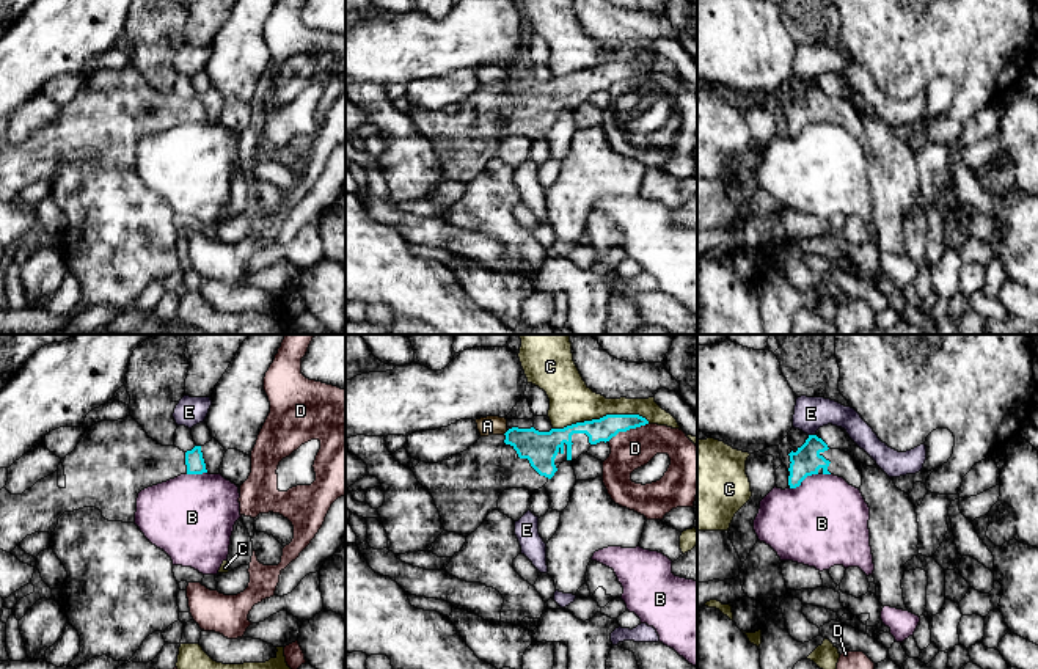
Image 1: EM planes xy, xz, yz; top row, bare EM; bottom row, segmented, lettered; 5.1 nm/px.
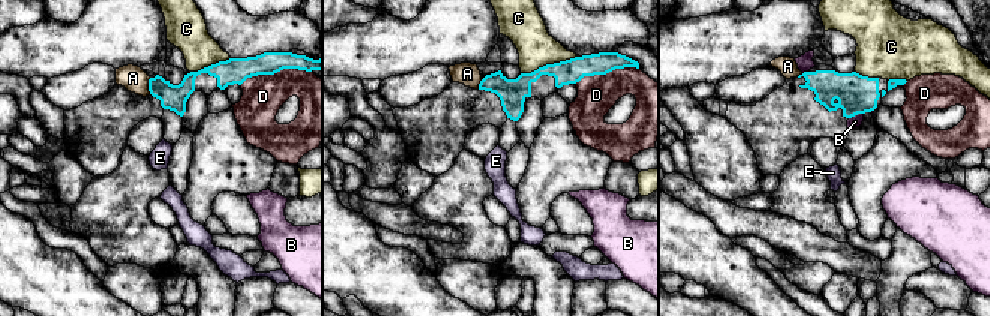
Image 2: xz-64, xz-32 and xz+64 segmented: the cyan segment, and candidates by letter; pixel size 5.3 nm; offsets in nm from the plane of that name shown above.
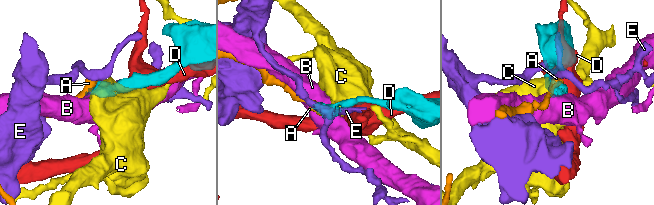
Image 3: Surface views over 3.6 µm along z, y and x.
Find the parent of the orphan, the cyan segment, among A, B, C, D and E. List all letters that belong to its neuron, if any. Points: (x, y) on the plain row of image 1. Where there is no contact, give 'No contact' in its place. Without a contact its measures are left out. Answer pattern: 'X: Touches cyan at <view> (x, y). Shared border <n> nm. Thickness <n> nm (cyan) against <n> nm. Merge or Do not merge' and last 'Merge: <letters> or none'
A: Touches cyan at xz (506, 80). Shared border 40 nm. Thickness 180 nm (cyan) against 100 nm. Do not merge
B: Touches cyan at yz (803, 127). Shared border 170 nm. Thickness 150 nm (cyan) against 460 nm. Do not merge
C: Touches cyan at xz (600, 66). Shared border 500 nm. Thickness 120 nm (cyan) against 220 nm. Do not merge
D: Touches cyan at xz (627, 77). Shared border 220 nm. Thickness 120 nm (cyan) against 200 nm. Do not merge
E: Touches cyan at yz (812, 84). Shared border 30 nm. Thickness 150 nm (cyan) against 170 nm. Do not merge
Merge: none

